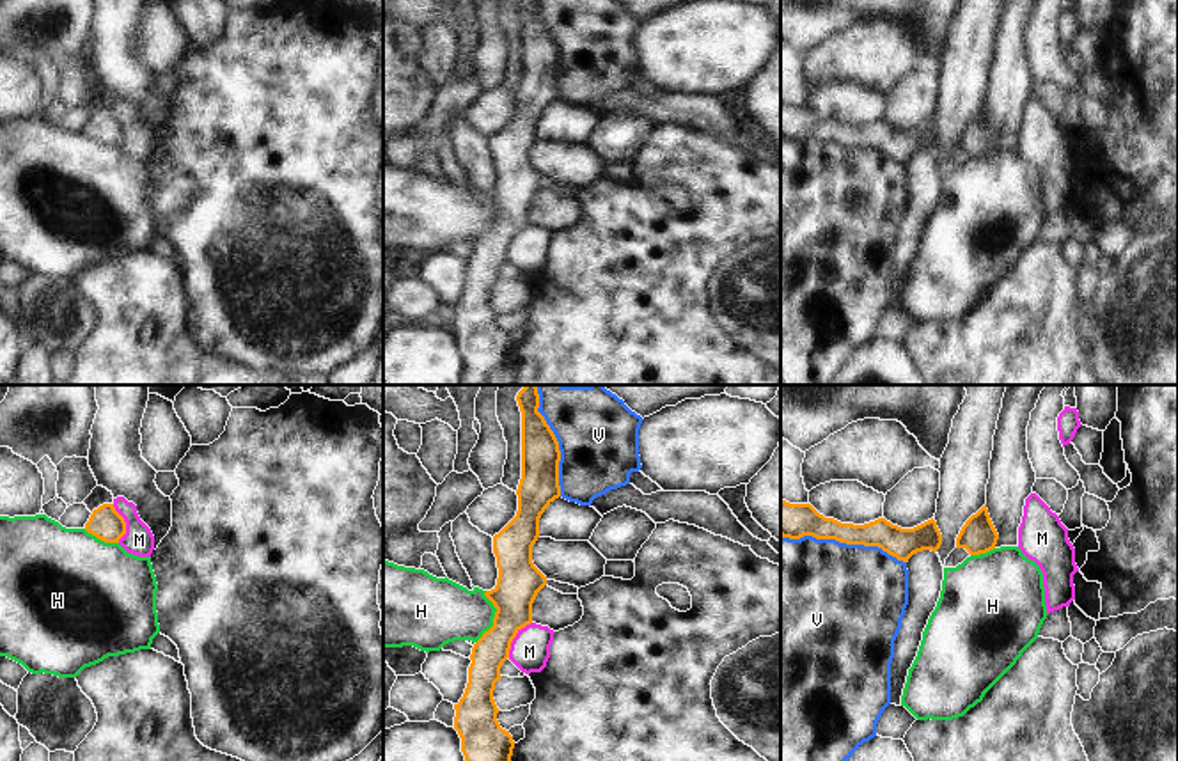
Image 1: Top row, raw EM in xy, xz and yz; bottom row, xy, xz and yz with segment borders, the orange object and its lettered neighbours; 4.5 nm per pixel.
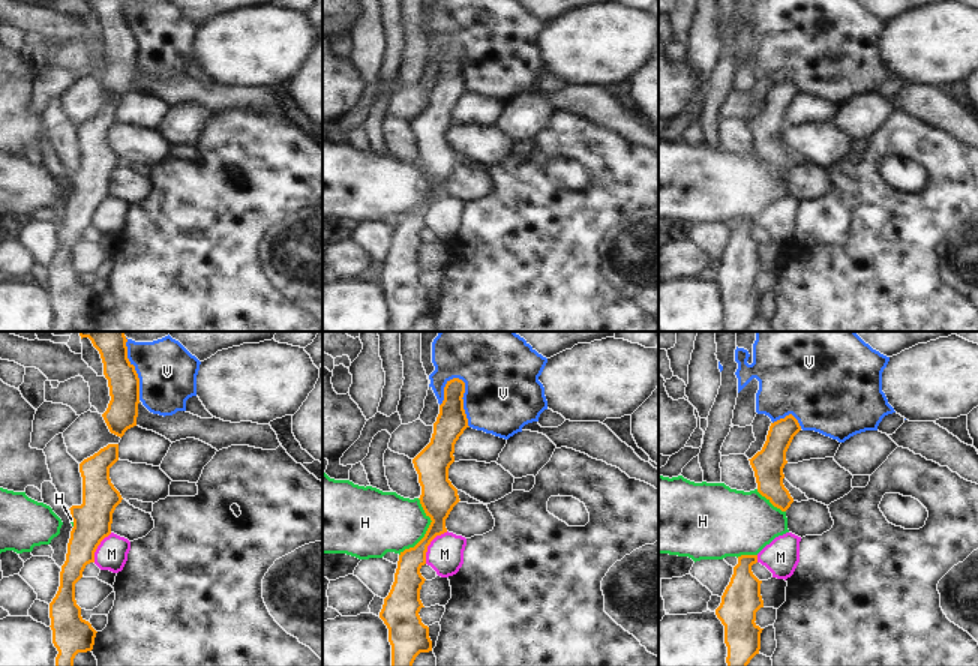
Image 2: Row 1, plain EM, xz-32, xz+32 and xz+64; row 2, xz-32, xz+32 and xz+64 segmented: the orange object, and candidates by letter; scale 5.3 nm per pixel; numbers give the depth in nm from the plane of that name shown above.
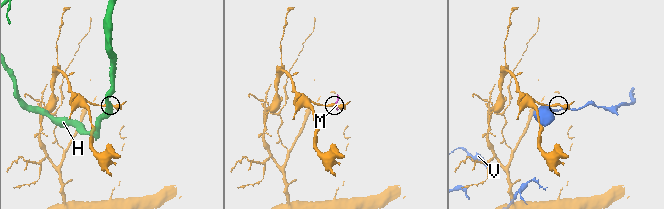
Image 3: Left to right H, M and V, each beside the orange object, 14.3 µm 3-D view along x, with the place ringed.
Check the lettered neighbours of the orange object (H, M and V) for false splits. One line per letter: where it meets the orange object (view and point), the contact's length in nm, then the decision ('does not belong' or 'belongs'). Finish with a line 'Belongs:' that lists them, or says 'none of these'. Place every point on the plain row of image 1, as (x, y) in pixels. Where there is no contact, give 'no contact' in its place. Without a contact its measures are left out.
H: xz (494, 220) | 240 nm | does not belong
M: xz (513, 240) | 200 nm | does not belong
V: yz (843, 144) | 600 nm | does not belong
Belongs: none of these

